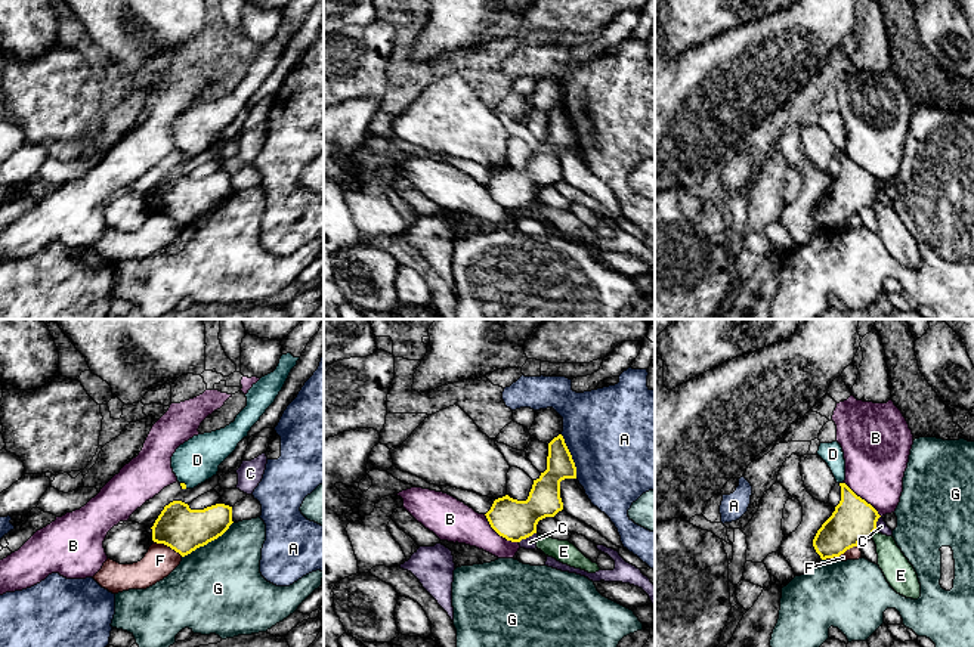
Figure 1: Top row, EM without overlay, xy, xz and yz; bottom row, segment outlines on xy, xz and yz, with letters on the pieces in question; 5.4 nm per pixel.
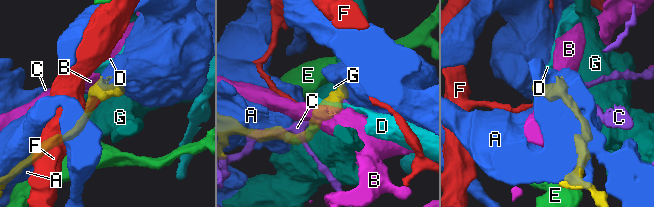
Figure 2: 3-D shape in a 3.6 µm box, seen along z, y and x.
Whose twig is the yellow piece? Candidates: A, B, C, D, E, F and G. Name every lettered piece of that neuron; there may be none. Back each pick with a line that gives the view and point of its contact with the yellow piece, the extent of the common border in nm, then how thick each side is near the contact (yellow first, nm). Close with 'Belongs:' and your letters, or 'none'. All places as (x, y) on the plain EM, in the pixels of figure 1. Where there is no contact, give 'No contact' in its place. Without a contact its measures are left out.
D: Touches yellow at yz (841, 152). Shared border 30 nm. Thickness 220 nm (yellow) against 120 nm
Belongs: D

